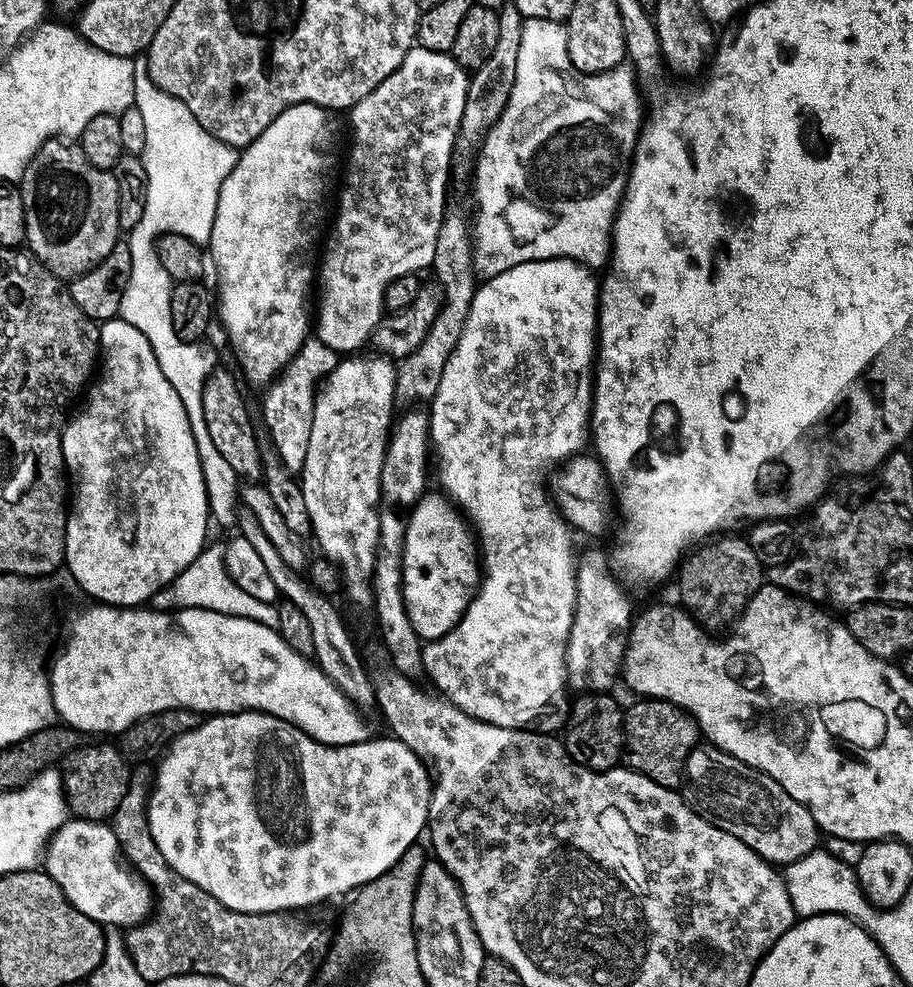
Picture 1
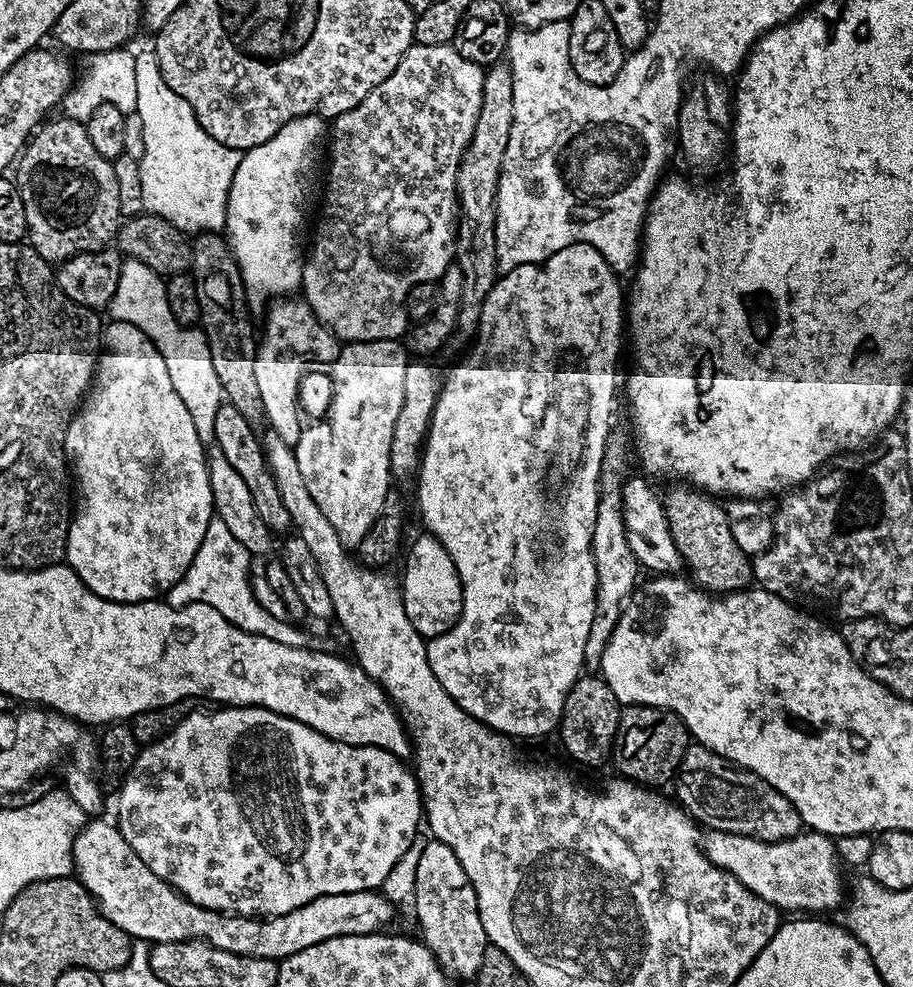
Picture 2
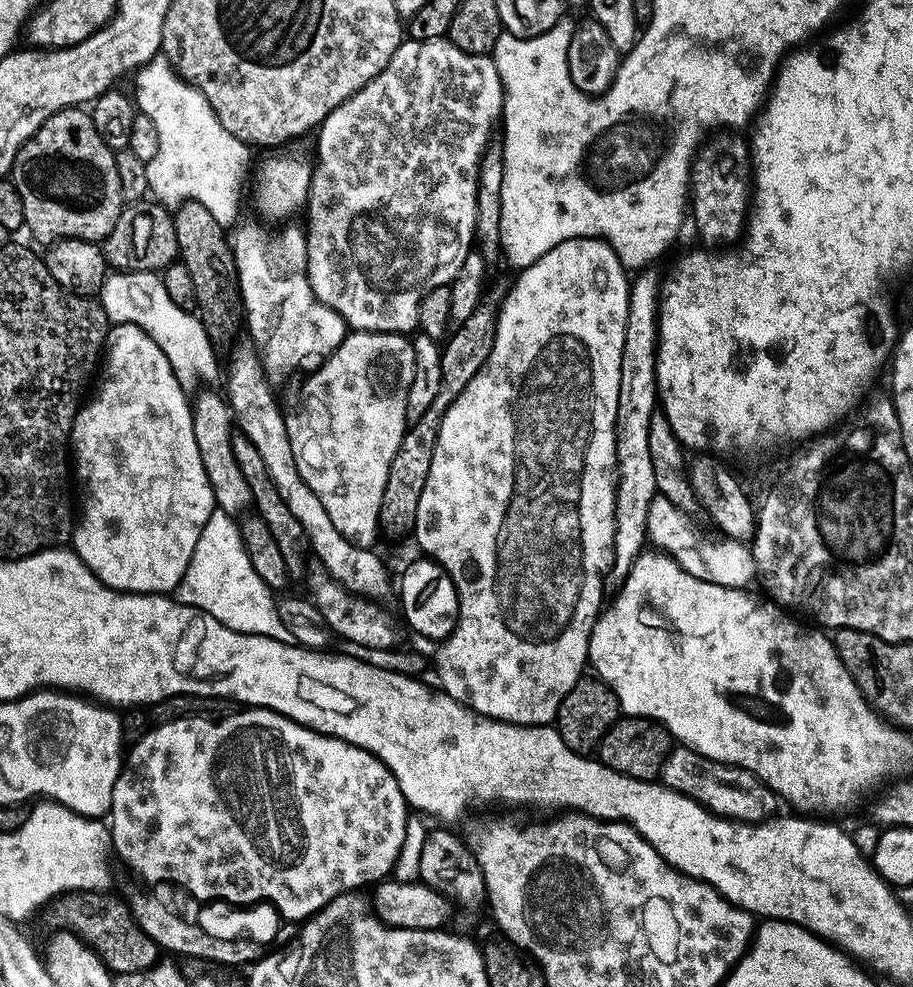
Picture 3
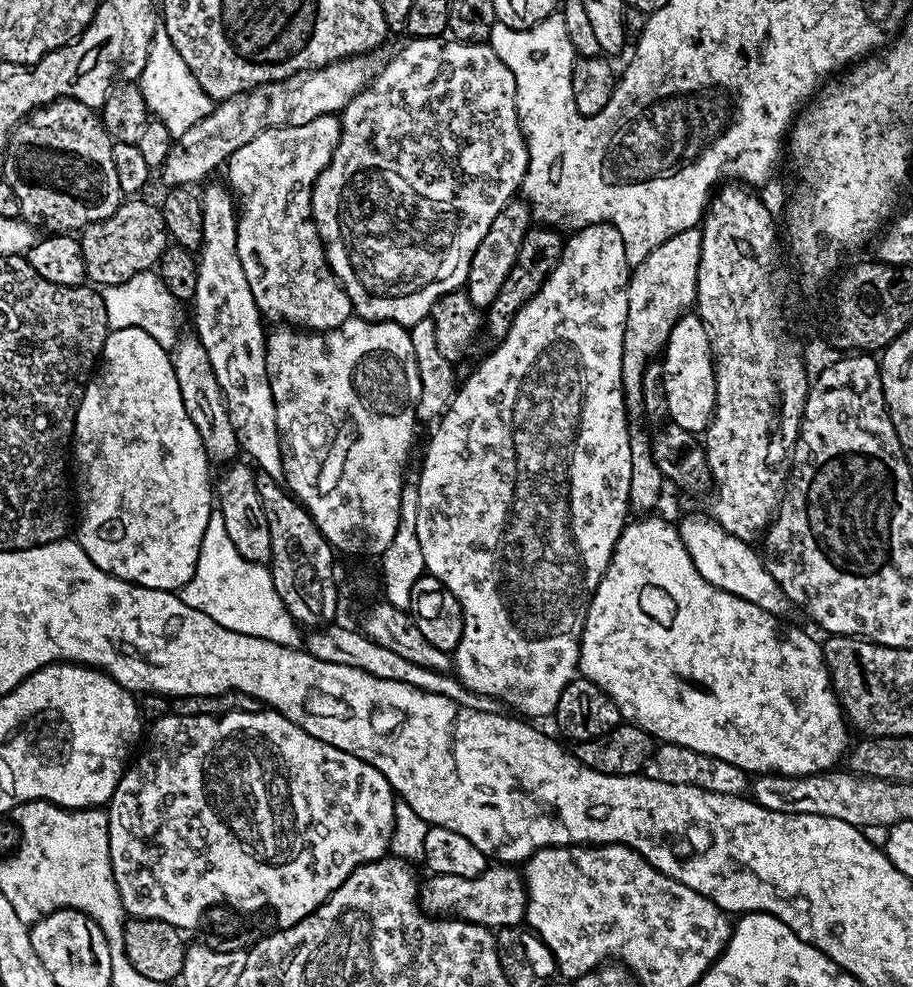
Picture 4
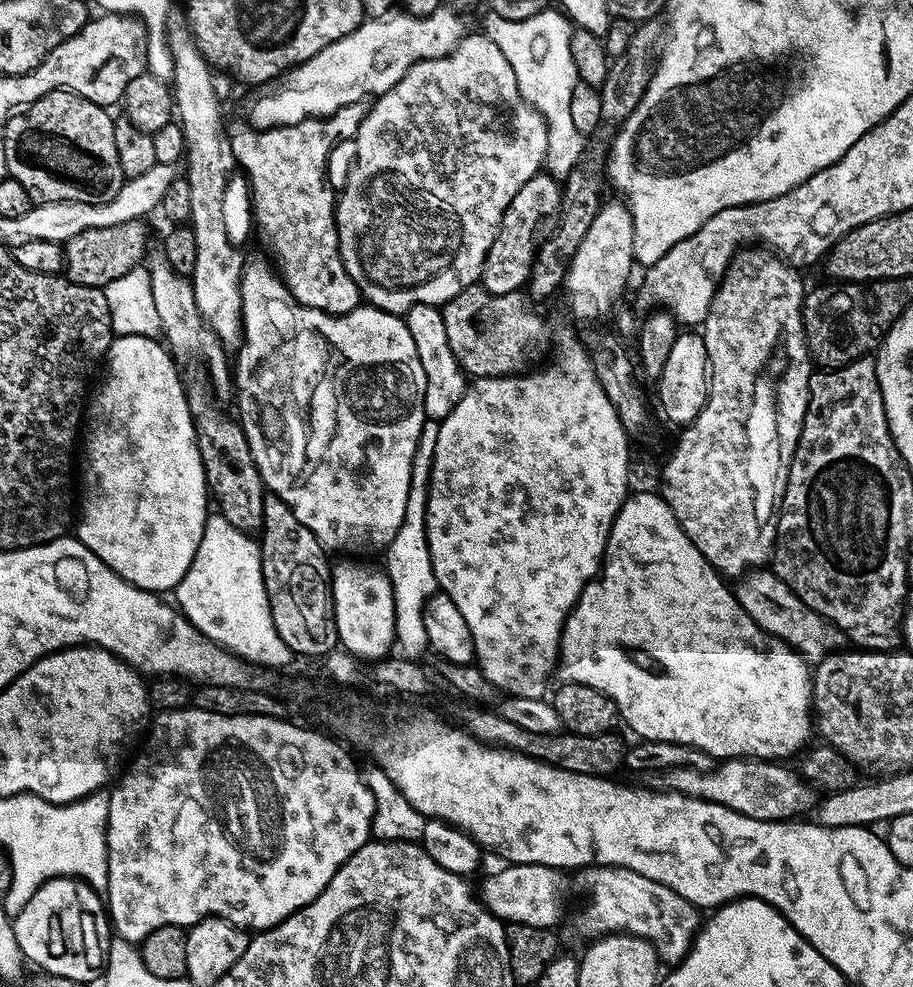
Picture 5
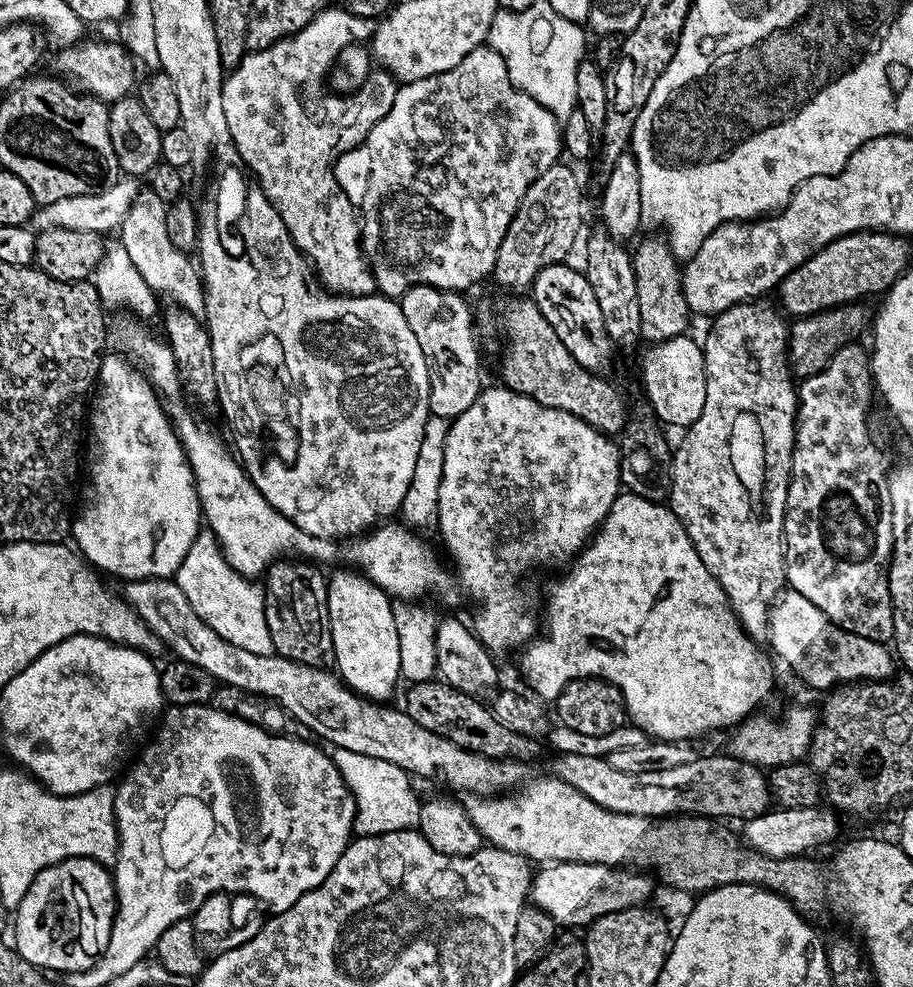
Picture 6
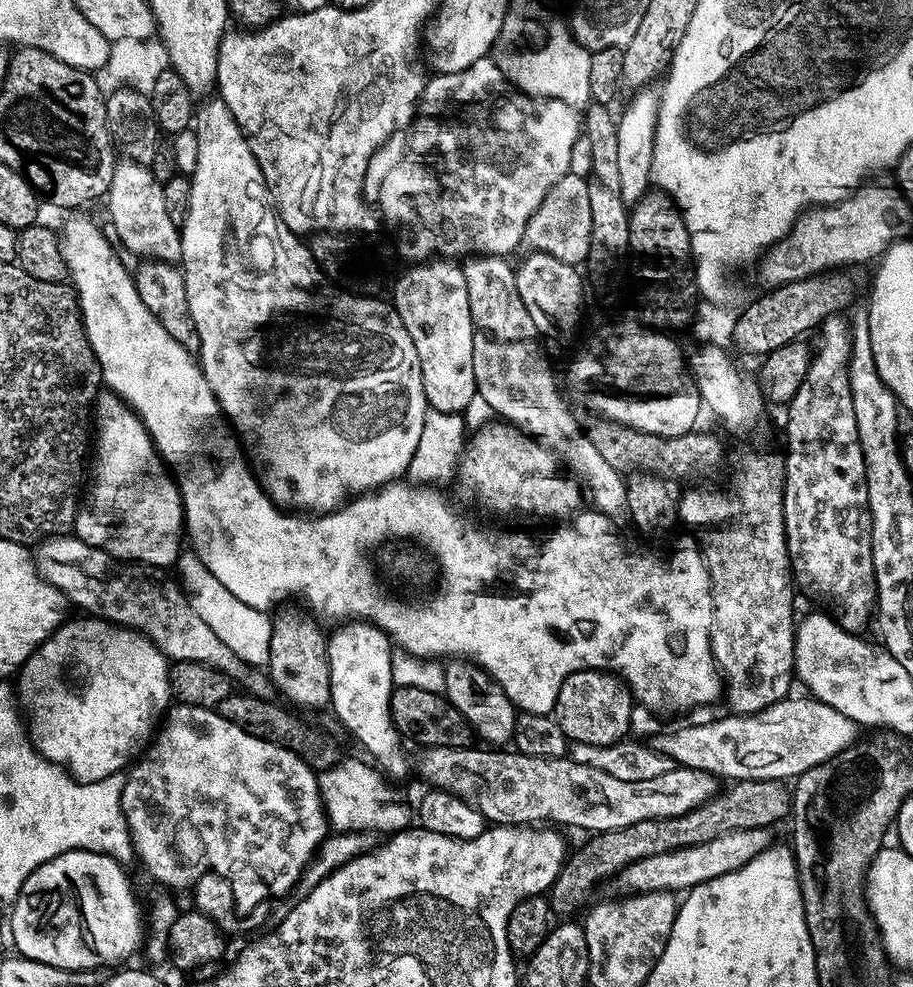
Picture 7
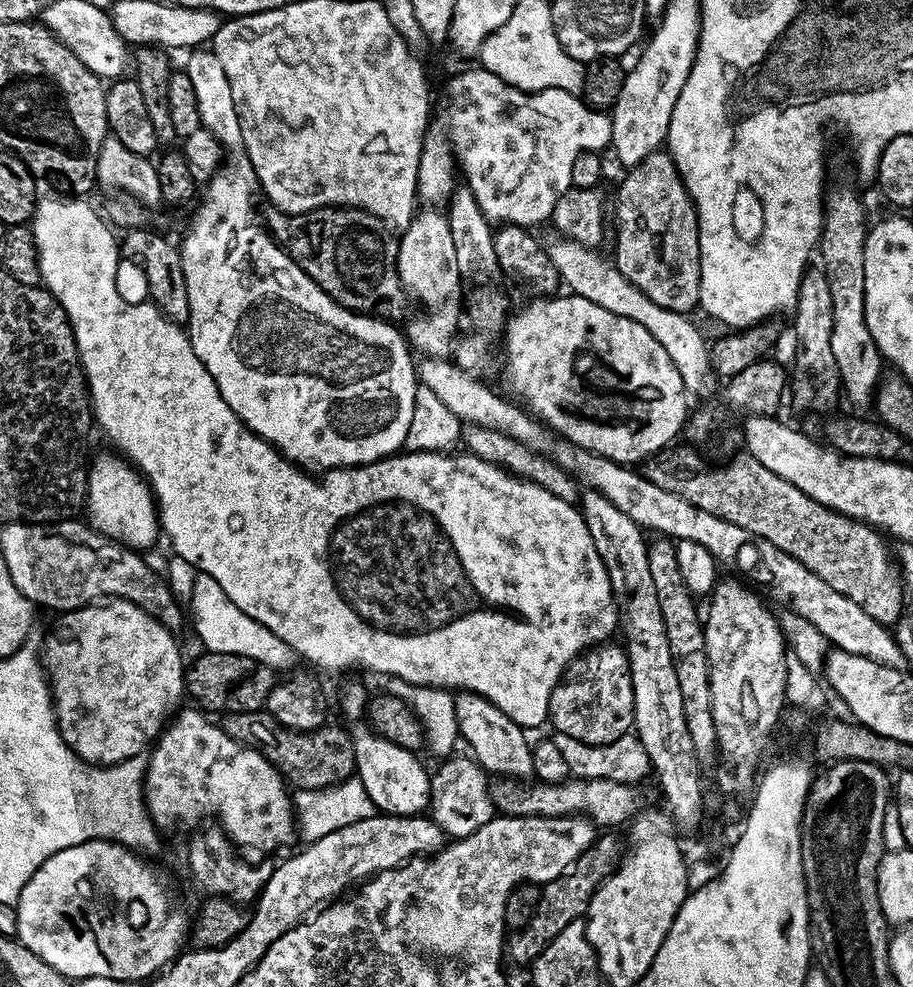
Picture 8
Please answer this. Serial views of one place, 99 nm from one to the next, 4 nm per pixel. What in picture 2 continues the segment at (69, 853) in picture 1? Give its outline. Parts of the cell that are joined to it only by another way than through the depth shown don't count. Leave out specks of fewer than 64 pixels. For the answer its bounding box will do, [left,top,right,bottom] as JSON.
[72,818,396,961]

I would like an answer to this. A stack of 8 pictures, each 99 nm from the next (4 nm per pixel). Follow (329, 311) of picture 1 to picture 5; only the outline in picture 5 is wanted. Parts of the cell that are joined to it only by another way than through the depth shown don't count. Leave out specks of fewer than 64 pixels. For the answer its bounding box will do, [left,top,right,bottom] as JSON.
[336,34,548,314]

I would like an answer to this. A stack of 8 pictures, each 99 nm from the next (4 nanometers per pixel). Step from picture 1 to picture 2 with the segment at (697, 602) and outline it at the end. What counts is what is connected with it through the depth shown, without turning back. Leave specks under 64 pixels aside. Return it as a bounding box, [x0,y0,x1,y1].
[662,482,753,594]

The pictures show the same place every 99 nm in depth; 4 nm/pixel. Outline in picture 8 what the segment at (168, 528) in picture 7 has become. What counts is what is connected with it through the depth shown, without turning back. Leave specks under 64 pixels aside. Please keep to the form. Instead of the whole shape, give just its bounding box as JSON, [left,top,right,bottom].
[86,450,161,550]

